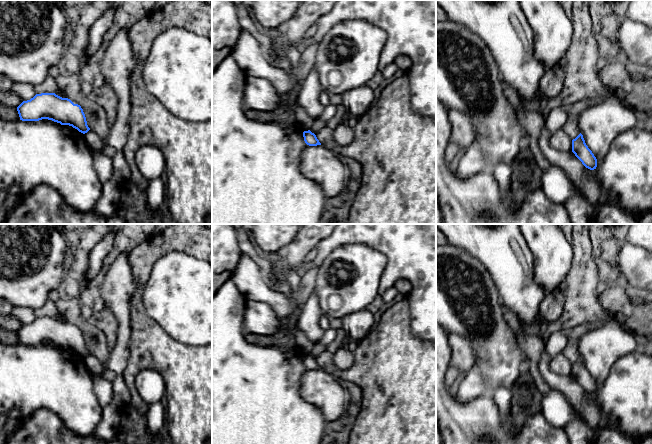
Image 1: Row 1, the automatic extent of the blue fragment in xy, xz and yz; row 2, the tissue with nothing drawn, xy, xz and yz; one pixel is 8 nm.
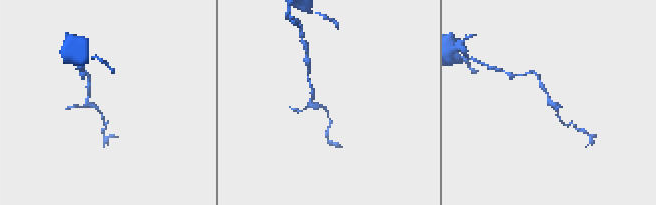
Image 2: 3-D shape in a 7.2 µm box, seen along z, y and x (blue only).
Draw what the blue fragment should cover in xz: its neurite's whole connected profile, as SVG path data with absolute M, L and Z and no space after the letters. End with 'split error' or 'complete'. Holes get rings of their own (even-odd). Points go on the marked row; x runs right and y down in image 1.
M310 130L303 132L304 141L309 146L317 146L321 145L316 135L312 133Z; complete

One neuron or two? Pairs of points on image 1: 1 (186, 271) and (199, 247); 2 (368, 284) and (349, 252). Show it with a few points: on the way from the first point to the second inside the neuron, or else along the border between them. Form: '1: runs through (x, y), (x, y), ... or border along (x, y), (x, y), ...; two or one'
1: border along (171, 251), (183, 251), (201, 259); two
2: runs through (360, 276), (360, 271), (353, 260); one

